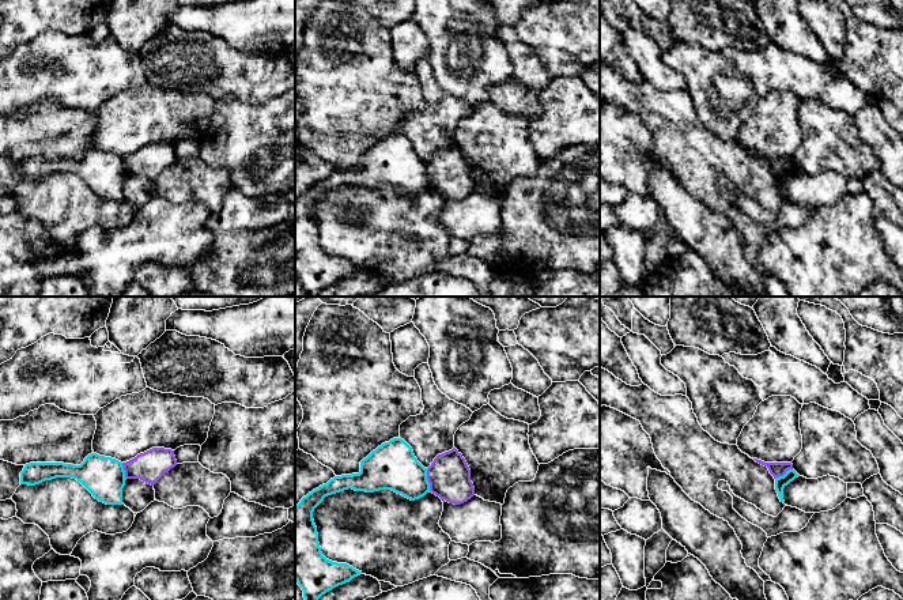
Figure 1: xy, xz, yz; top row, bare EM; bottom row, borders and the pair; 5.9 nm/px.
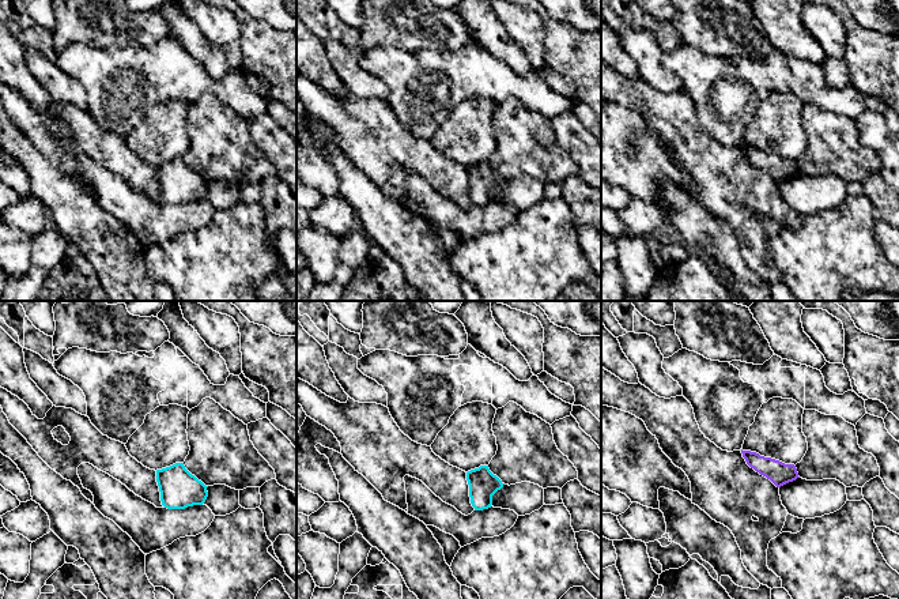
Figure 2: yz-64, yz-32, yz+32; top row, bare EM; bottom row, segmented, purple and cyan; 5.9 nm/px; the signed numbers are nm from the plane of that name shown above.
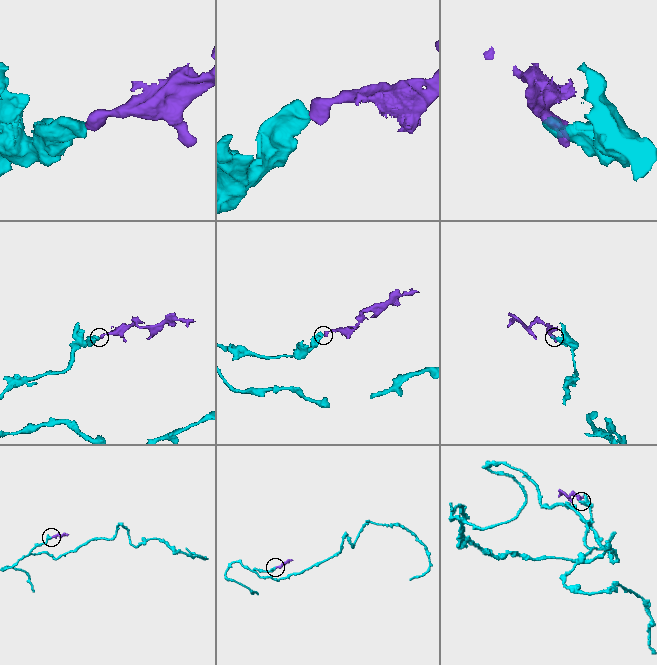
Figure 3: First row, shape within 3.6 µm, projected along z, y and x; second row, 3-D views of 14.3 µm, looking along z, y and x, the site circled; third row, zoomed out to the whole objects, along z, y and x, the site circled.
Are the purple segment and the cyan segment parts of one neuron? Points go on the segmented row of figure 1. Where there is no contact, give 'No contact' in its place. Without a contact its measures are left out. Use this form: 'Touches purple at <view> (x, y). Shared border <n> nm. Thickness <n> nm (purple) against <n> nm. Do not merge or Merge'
Touches purple at xz (427, 479). Shared border 140 nm. Thickness 260 nm (purple) against 280 nm. Do not merge

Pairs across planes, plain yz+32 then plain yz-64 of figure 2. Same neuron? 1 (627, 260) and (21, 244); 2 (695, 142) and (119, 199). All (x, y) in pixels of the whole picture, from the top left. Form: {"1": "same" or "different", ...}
{"1": "same", "2": "different"}

